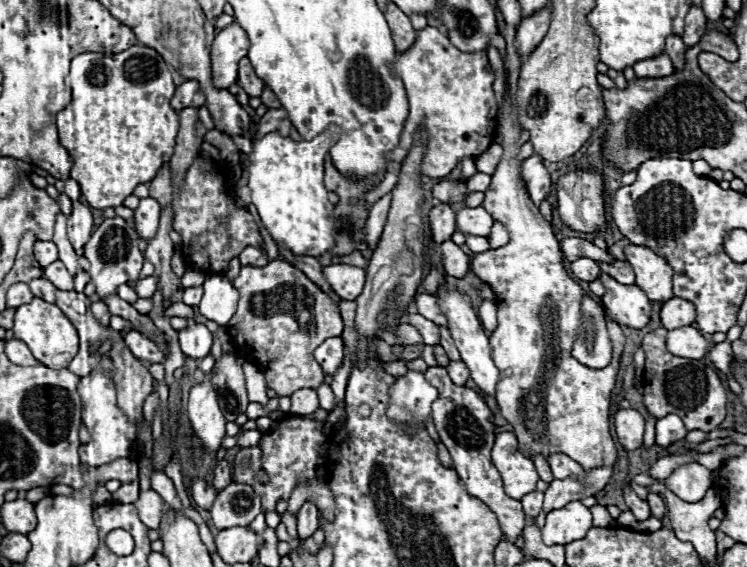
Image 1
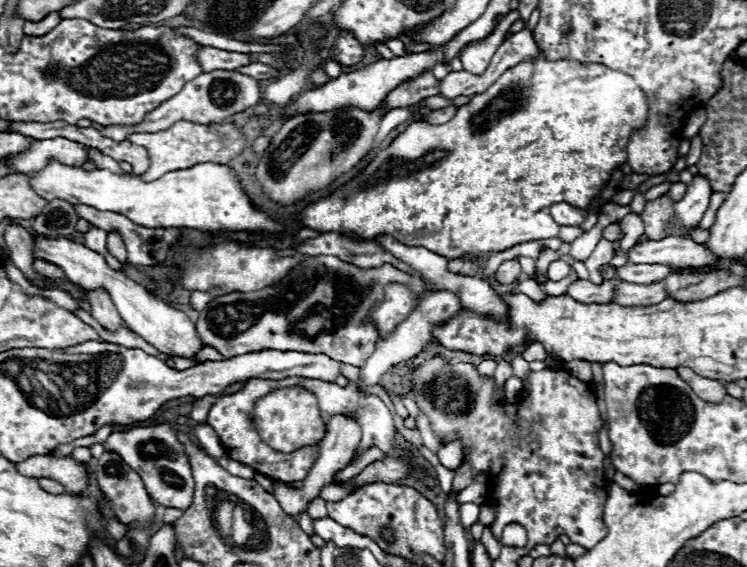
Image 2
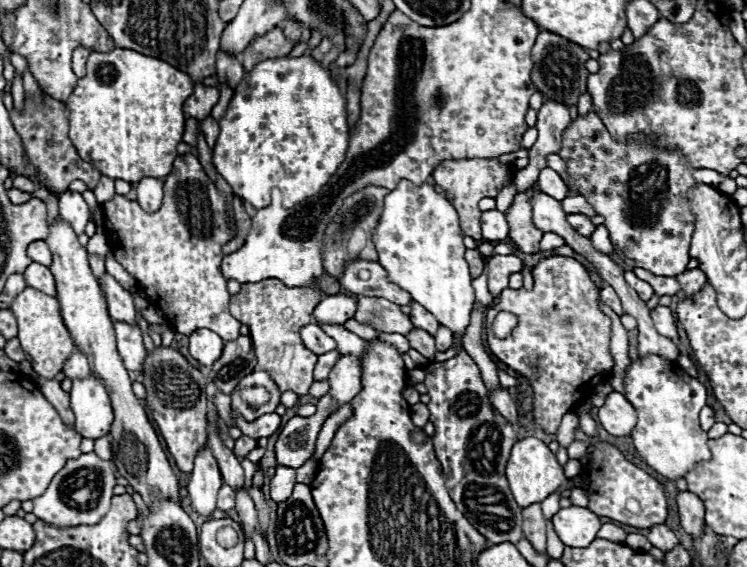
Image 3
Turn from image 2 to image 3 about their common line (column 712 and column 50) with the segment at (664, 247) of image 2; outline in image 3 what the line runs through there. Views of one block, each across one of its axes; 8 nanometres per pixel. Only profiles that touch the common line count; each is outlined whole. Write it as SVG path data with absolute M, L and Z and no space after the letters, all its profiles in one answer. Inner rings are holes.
M36 240L34 244L30 244L30 246L28 246L28 256L30 256L34 262L42 264L42 266L50 266L50 262L52 262L50 250L46 248L46 242L44 242L44 240Z

